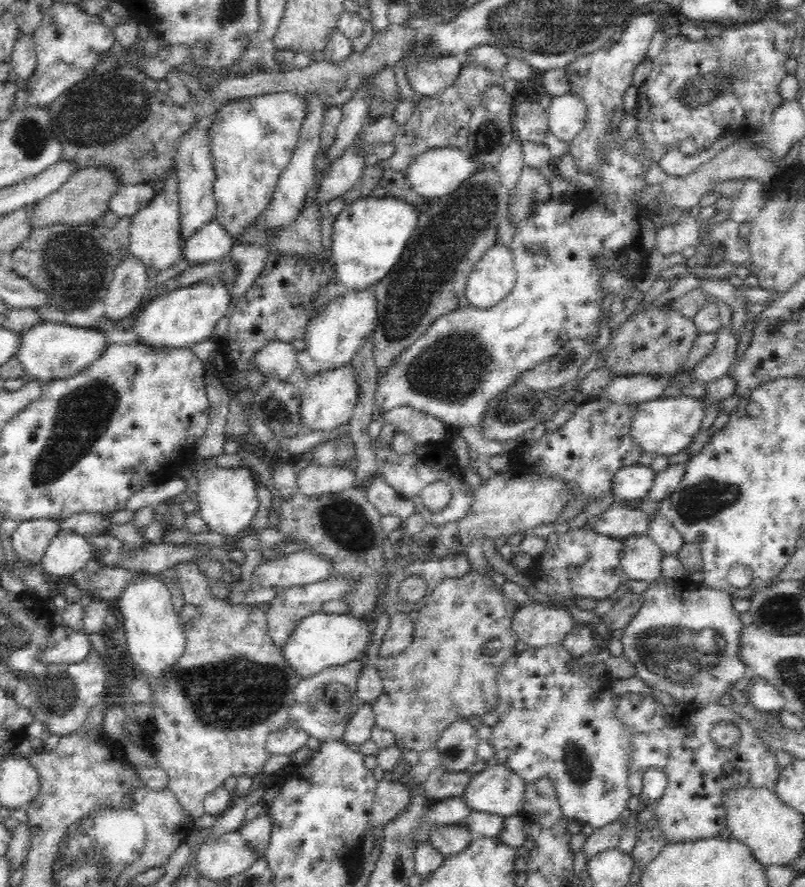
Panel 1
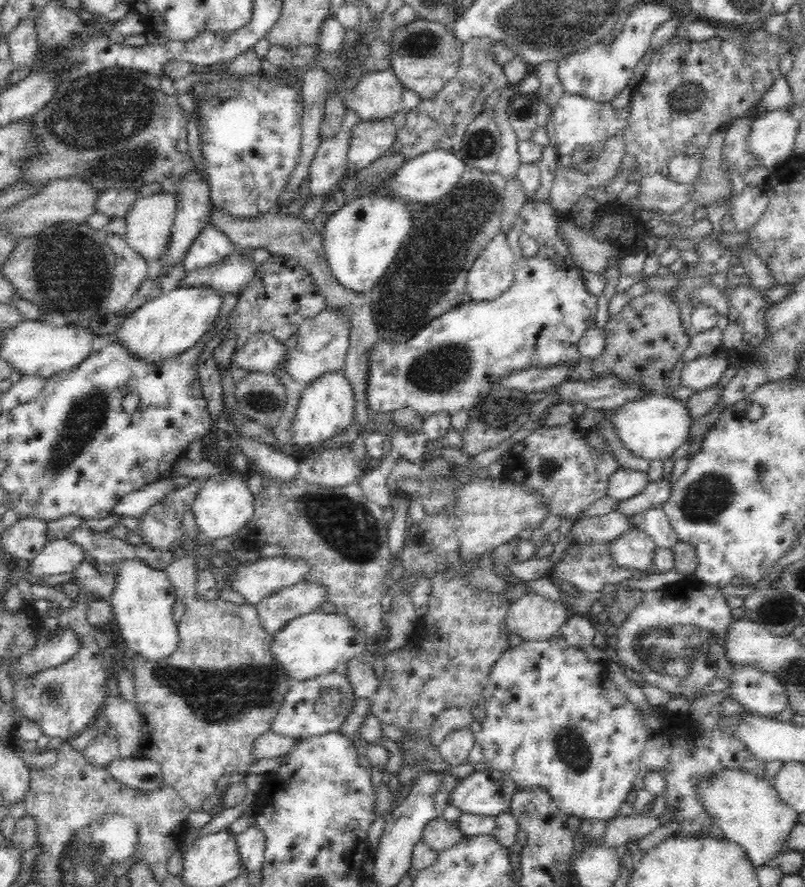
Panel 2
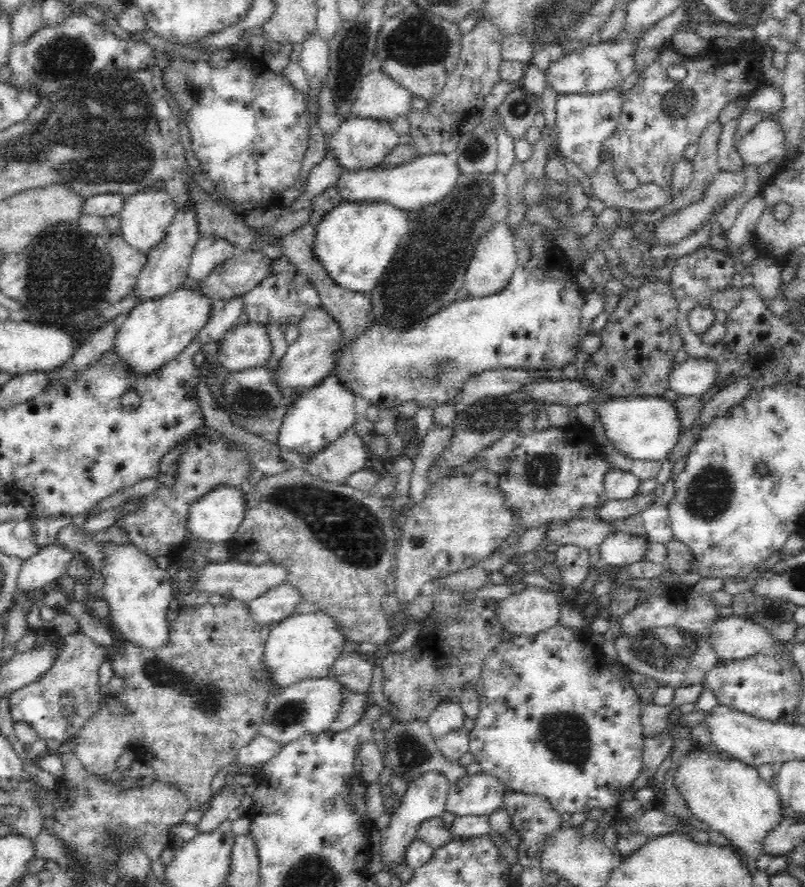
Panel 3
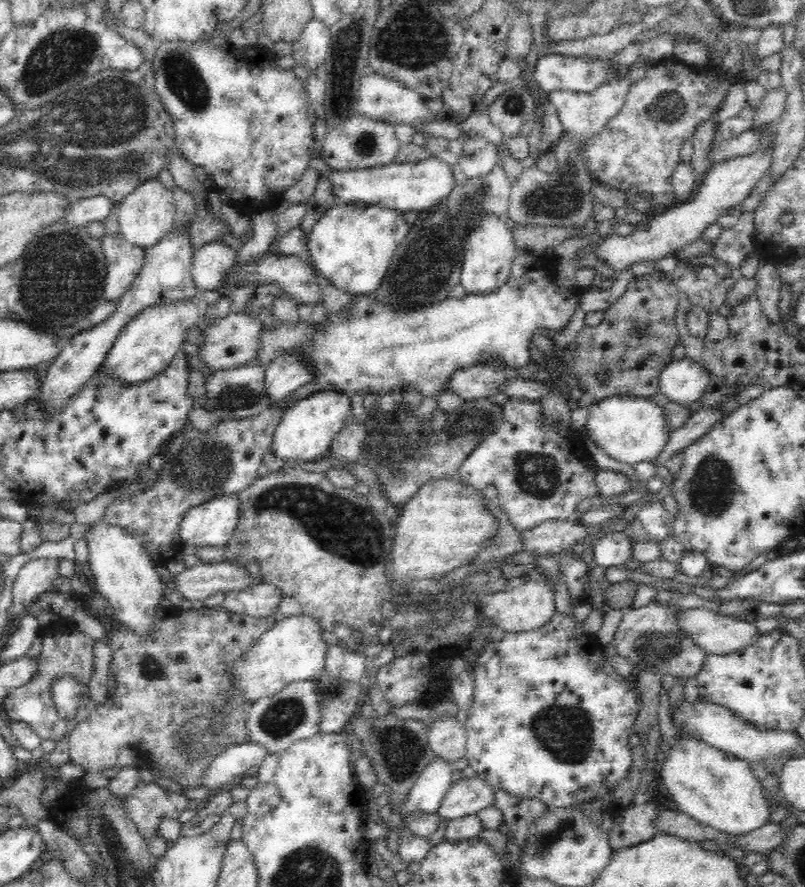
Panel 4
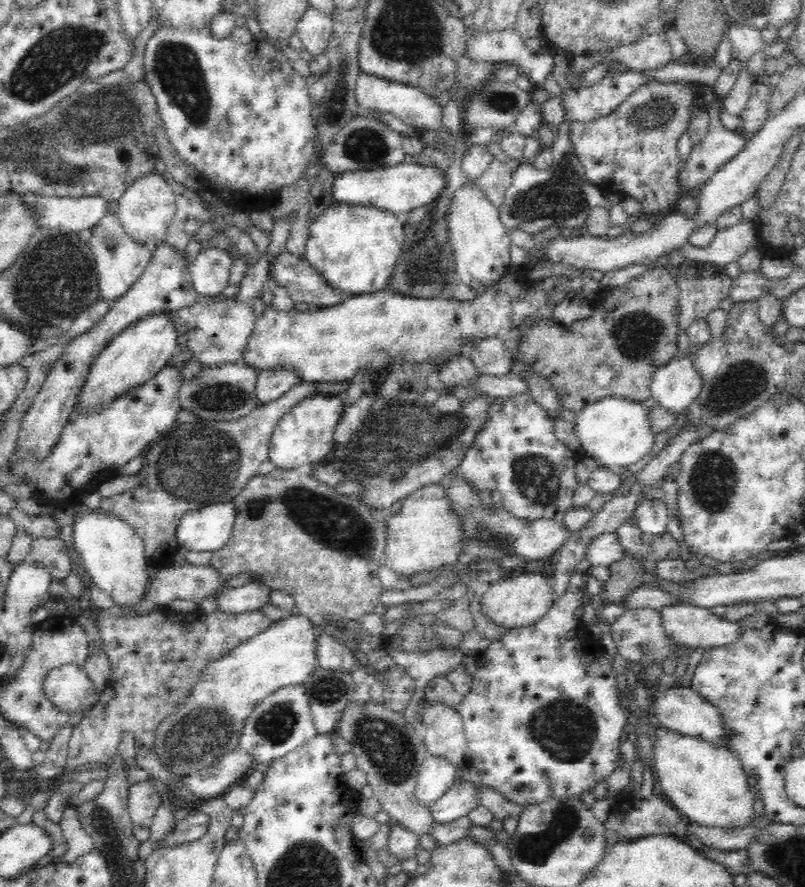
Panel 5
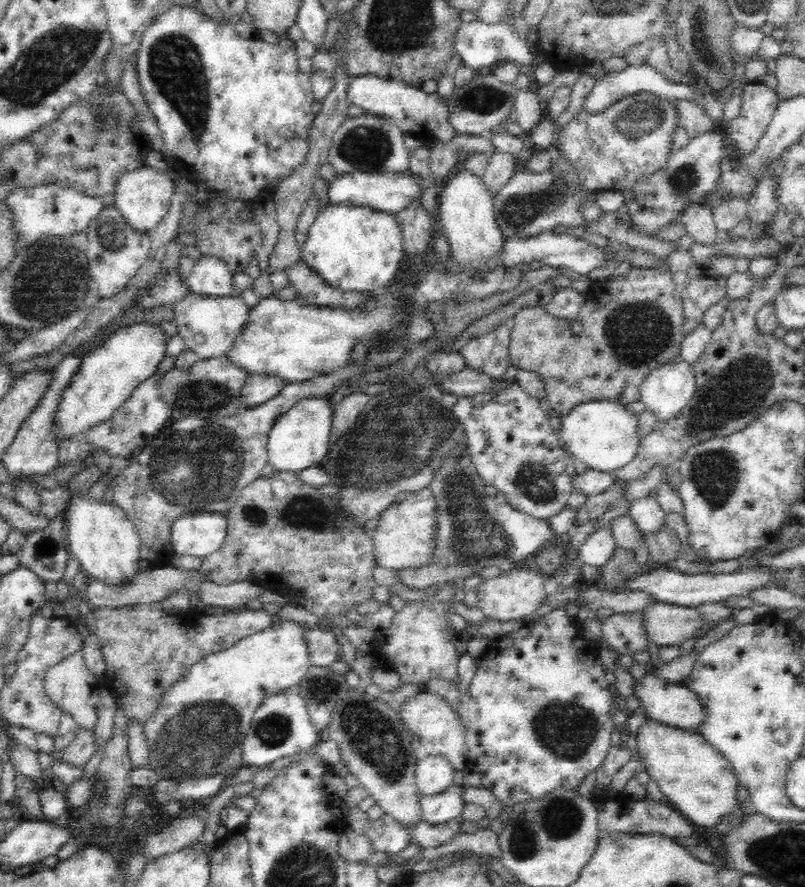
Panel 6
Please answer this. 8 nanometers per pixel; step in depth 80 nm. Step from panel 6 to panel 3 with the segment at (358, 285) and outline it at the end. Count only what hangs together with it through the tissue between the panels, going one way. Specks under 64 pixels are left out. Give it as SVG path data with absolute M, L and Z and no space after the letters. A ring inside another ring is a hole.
M342 202L326 211L314 226L312 253L320 268L341 289L369 294L379 284L396 252L400 239L408 232L406 212L391 204Z

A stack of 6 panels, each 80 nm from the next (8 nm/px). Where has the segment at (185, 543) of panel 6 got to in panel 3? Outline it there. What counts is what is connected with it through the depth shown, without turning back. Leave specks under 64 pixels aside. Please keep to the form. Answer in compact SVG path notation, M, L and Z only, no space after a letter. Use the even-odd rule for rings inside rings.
M220 488L207 494L198 502L192 504L187 510L184 526L184 537L191 536L188 540L208 540L208 542L229 542L242 520L244 512L244 499L242 491L238 489Z

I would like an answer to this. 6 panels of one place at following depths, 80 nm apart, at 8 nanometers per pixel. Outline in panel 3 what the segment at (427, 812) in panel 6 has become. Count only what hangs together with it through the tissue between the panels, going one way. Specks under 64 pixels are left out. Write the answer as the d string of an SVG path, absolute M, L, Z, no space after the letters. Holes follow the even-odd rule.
M484 774L465 775L452 781L442 812L461 817L487 815L501 806L505 787Z

